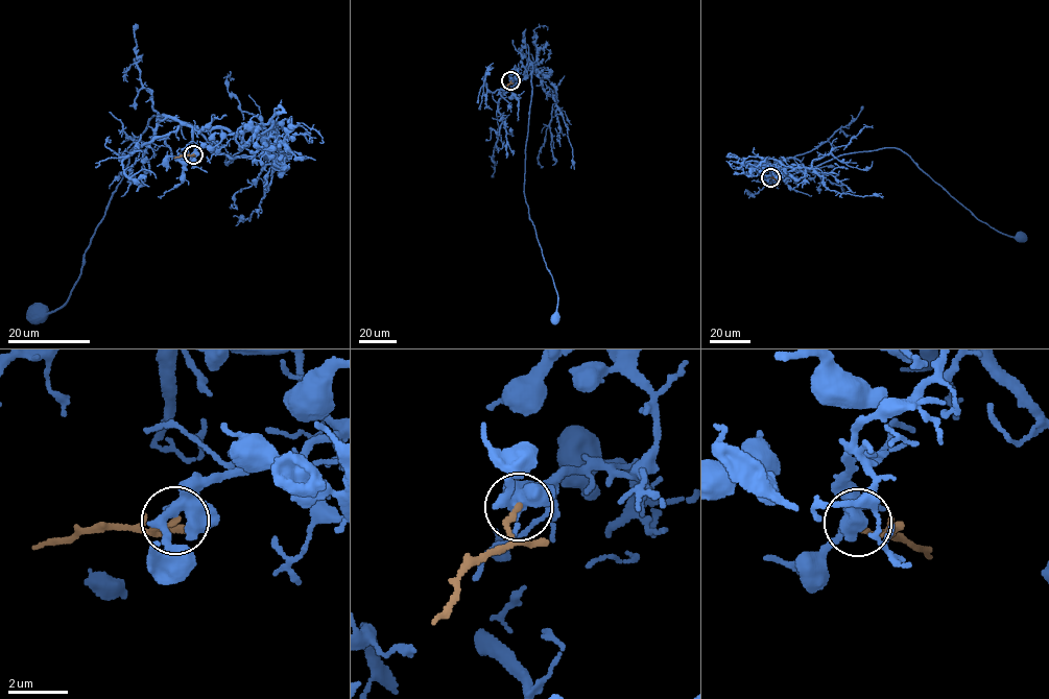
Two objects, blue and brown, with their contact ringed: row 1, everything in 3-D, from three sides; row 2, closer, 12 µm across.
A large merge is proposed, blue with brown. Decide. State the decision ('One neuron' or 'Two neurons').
Two neurons

